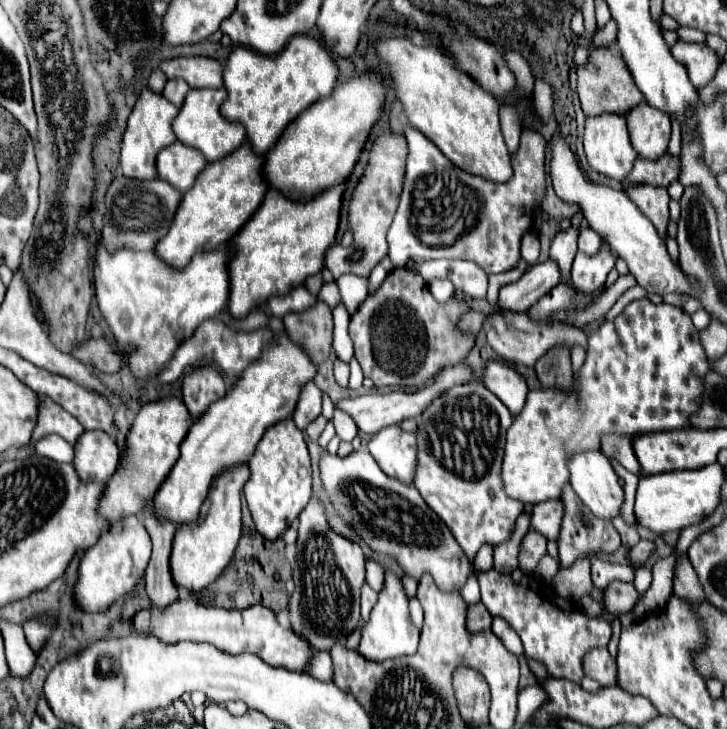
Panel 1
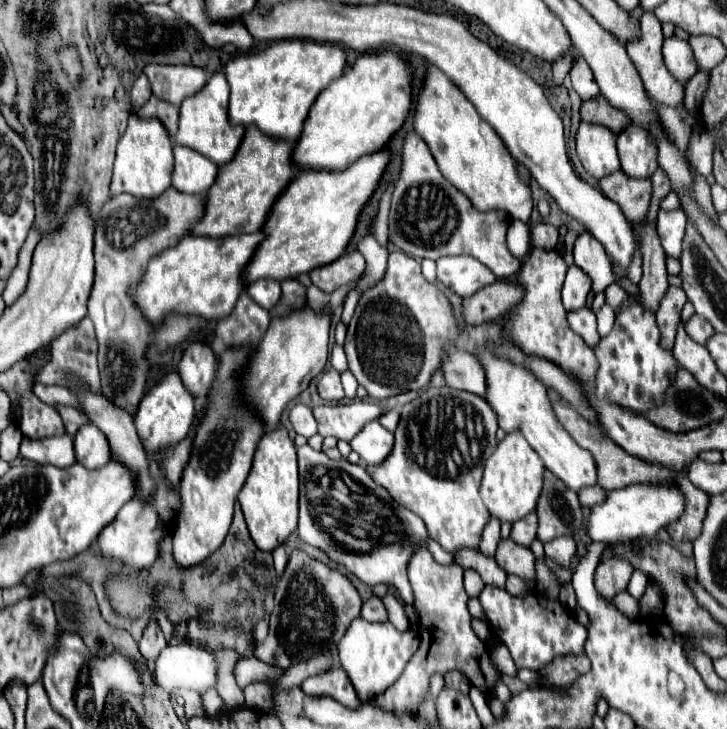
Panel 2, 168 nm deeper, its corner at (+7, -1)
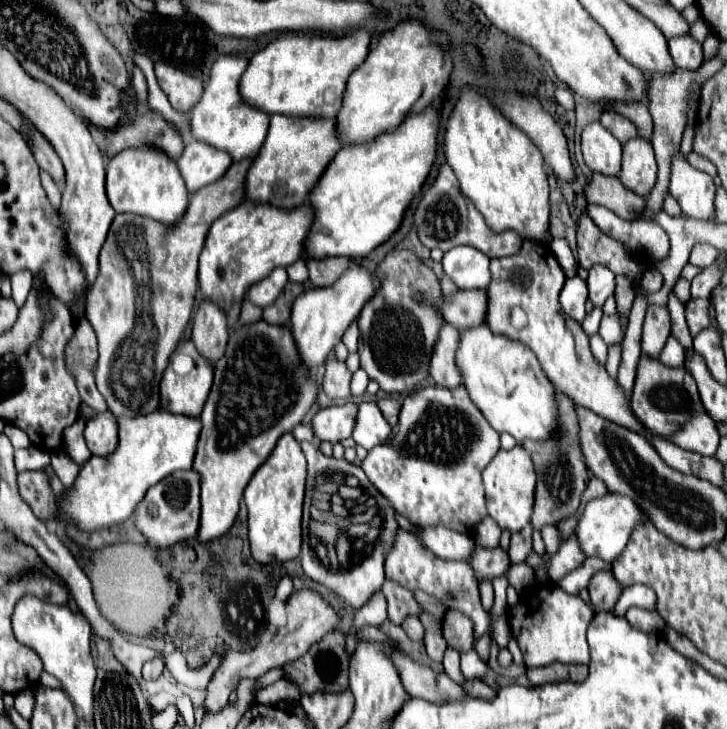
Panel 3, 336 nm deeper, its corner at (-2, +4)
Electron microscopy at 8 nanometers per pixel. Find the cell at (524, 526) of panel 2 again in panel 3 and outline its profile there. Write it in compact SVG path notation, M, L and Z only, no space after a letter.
M528 525L522 531L512 535L510 549L508 549L512 563L522 563L528 557L528 553L532 551L532 531L534 531L534 527Z

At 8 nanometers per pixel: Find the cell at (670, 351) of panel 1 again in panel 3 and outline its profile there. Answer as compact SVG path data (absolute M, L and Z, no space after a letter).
M516 445L508 451L500 449L496 457L484 469L482 479L486 487L488 515L496 519L498 525L502 529L508 529L510 533L524 529L530 523L530 515L534 507L534 493L536 493L536 471L534 471L530 453L522 445Z

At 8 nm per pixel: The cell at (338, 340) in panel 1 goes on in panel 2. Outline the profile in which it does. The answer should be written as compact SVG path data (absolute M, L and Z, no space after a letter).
M335 344L335 348L331 350L331 366L333 366L339 374L343 374L343 372L347 370L347 358L345 358L345 352L343 352L343 348L339 348L337 344Z

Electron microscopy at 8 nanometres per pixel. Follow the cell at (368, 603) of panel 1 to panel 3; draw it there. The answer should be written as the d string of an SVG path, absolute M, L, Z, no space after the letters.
M386 579L384 585L382 585L382 593L384 593L386 601L388 601L388 619L394 625L402 625L404 617L418 615L422 611L422 607L412 597L412 591L398 585L396 581Z

